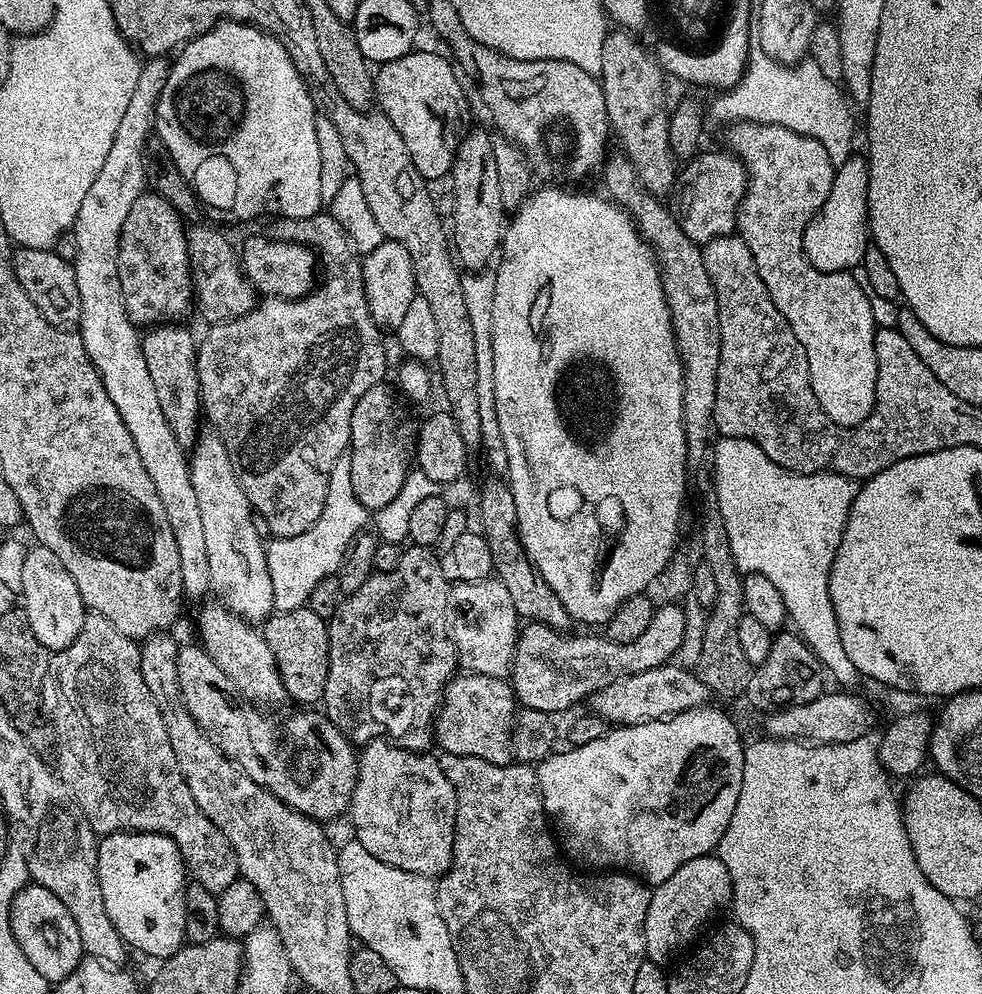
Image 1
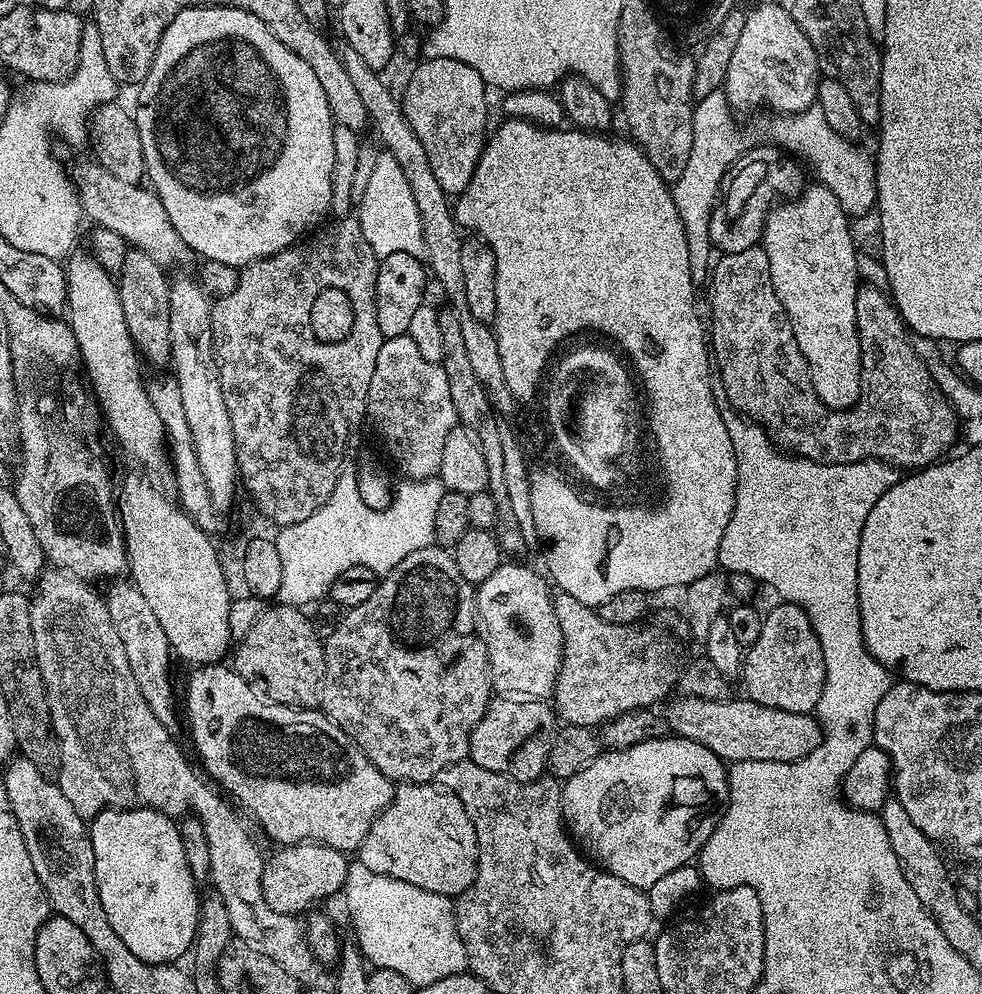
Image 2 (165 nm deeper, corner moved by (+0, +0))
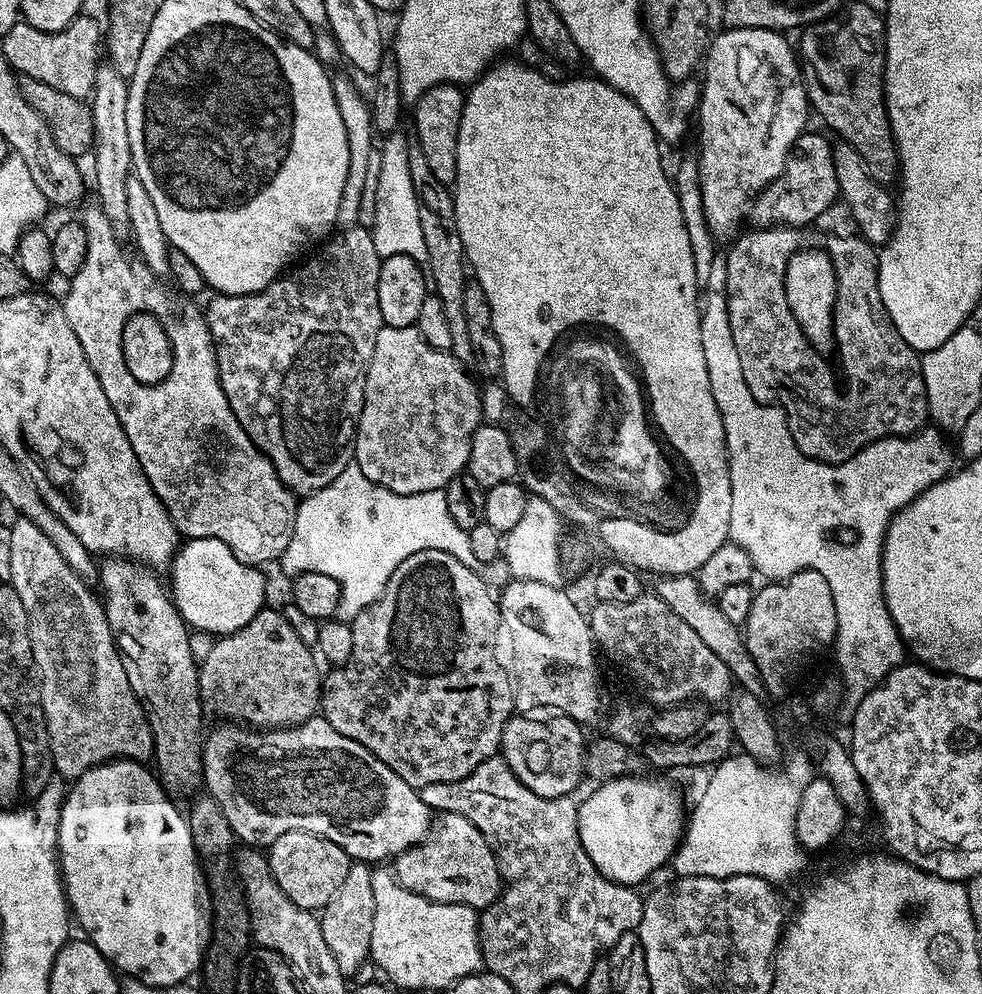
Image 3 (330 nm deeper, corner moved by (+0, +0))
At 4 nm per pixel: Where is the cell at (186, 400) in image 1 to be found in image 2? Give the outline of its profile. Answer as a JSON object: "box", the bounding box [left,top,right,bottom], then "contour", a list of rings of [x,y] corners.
{"box":[118,250,172,365],"contour":[[[132,250],[124,257],[124,267],[118,274],[118,287],[122,298],[122,314],[126,314],[126,326],[132,335],[139,355],[152,364],[167,365],[172,359],[172,338],[170,336],[170,280],[164,277],[165,269],[150,254]]]}

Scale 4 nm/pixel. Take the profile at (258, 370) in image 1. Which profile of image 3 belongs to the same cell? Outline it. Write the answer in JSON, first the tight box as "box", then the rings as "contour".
{"box":[202,226,384,498],"contour":[[[357,226],[343,229],[339,234],[341,236],[337,240],[329,239],[319,249],[321,252],[317,256],[309,255],[307,257],[309,260],[297,272],[290,273],[289,271],[281,275],[266,285],[263,290],[254,294],[213,295],[214,298],[209,302],[208,309],[205,307],[202,312],[204,319],[208,321],[208,332],[212,335],[212,349],[216,351],[216,365],[222,382],[222,390],[230,402],[230,410],[234,410],[234,418],[238,418],[242,430],[250,434],[254,446],[258,446],[258,450],[262,450],[262,454],[270,458],[280,481],[300,498],[330,486],[330,482],[334,482],[334,478],[338,478],[338,474],[342,474],[342,470],[346,470],[346,466],[353,463],[356,427],[364,405],[366,374],[370,366],[370,358],[374,354],[374,342],[378,338],[378,330],[384,324],[382,314],[378,310],[378,274],[381,258],[375,250],[371,231]]]}

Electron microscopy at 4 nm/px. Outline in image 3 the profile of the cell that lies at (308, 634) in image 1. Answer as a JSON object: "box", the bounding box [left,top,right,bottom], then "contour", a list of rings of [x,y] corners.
{"box":[198,606,322,730],"contour":[[[265,606],[259,614],[250,618],[250,622],[246,622],[246,626],[242,626],[242,630],[219,637],[215,643],[198,664],[200,703],[204,705],[205,713],[212,715],[213,712],[220,716],[216,718],[239,722],[256,730],[292,728],[317,715],[322,687],[322,671],[316,665],[318,656],[306,642],[302,642],[302,638],[298,638],[298,634],[294,634],[294,626],[290,626],[283,611],[275,612],[271,606]]]}

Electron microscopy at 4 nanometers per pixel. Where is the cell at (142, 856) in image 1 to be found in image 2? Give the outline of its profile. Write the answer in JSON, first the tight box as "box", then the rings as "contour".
{"box":[90,808,200,964],"contour":[[[152,808],[109,810],[100,812],[91,821],[90,835],[94,850],[94,878],[102,910],[114,926],[114,934],[126,942],[130,954],[147,964],[170,964],[179,961],[184,951],[193,947],[196,925],[200,923],[200,900],[196,898],[198,881],[190,874],[180,829],[171,816],[163,816]]]}

